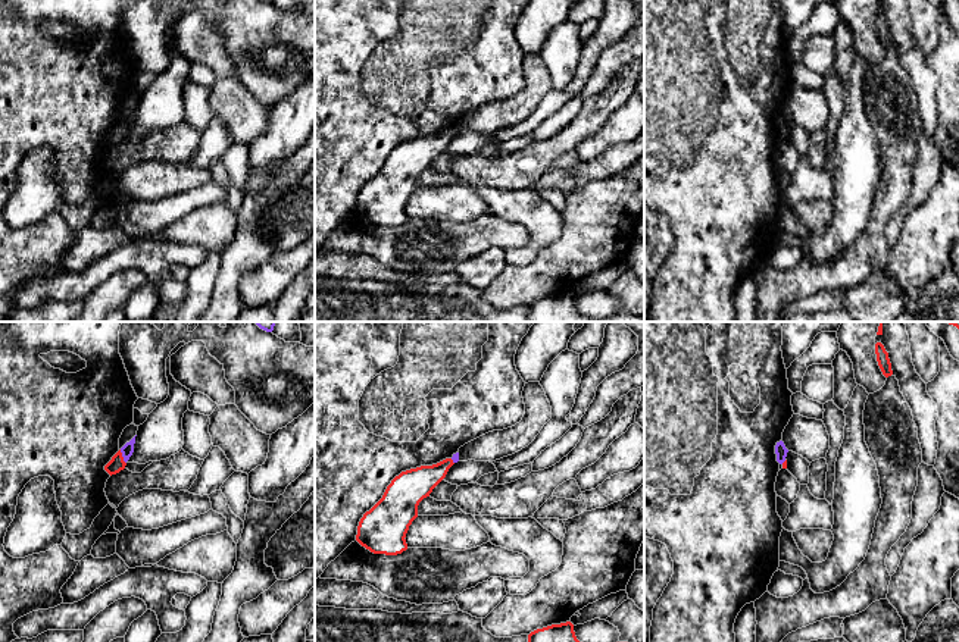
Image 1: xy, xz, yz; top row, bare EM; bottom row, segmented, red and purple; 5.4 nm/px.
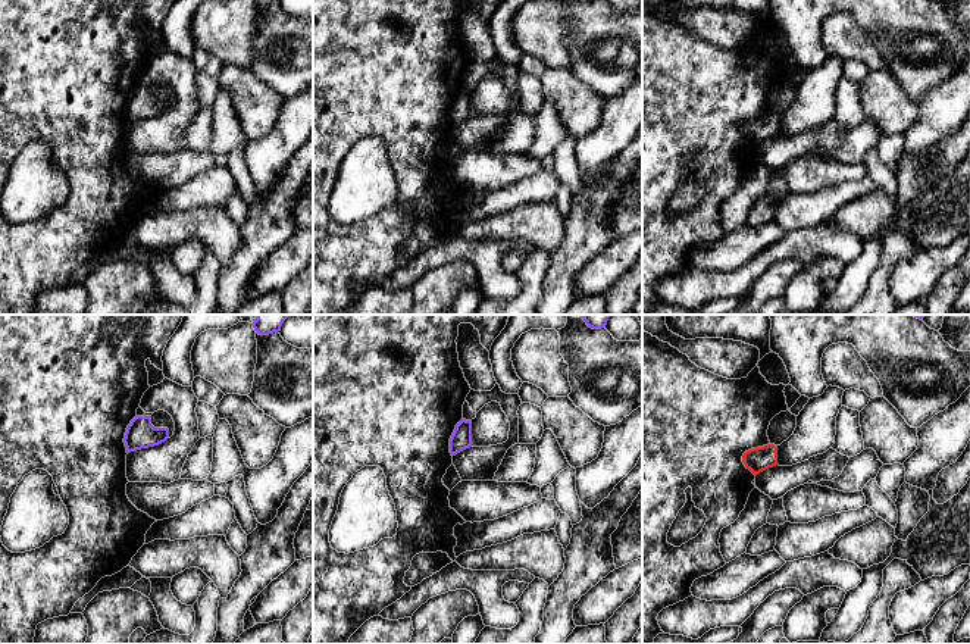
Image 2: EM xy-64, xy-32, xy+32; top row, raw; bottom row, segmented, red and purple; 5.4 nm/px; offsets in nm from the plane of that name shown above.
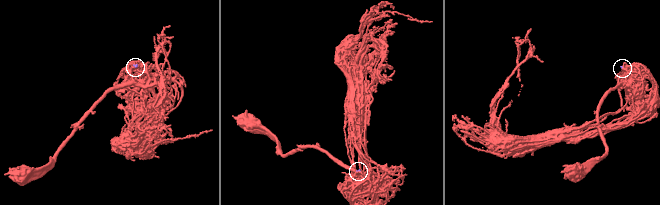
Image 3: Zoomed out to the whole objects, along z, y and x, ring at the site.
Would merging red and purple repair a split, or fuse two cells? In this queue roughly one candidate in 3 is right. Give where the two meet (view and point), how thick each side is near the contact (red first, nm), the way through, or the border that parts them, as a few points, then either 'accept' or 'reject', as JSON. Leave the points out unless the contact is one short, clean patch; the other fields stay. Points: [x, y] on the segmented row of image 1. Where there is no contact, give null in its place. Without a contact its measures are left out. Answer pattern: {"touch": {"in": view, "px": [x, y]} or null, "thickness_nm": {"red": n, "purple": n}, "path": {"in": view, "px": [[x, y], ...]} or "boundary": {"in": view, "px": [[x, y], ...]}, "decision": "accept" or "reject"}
{"touch": {"in": "xy", "px": [122, 457]}, "thickness_nm": {"red": 80, "purple": 70}, "path": {"in": "xy", "px": [[116, 463], [122, 457], [127, 450]]}, "decision": "accept"}

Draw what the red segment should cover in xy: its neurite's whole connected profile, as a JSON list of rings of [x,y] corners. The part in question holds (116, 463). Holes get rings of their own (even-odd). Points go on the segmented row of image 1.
[[[135,436],[126,442],[113,457],[112,460],[104,466],[104,470],[112,476],[119,473],[121,470],[125,469],[126,461],[134,452],[134,444],[135,444]]]

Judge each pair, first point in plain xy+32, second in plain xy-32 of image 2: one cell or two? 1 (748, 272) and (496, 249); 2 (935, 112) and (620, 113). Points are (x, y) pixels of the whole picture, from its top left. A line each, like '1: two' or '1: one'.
1: one
2: one

